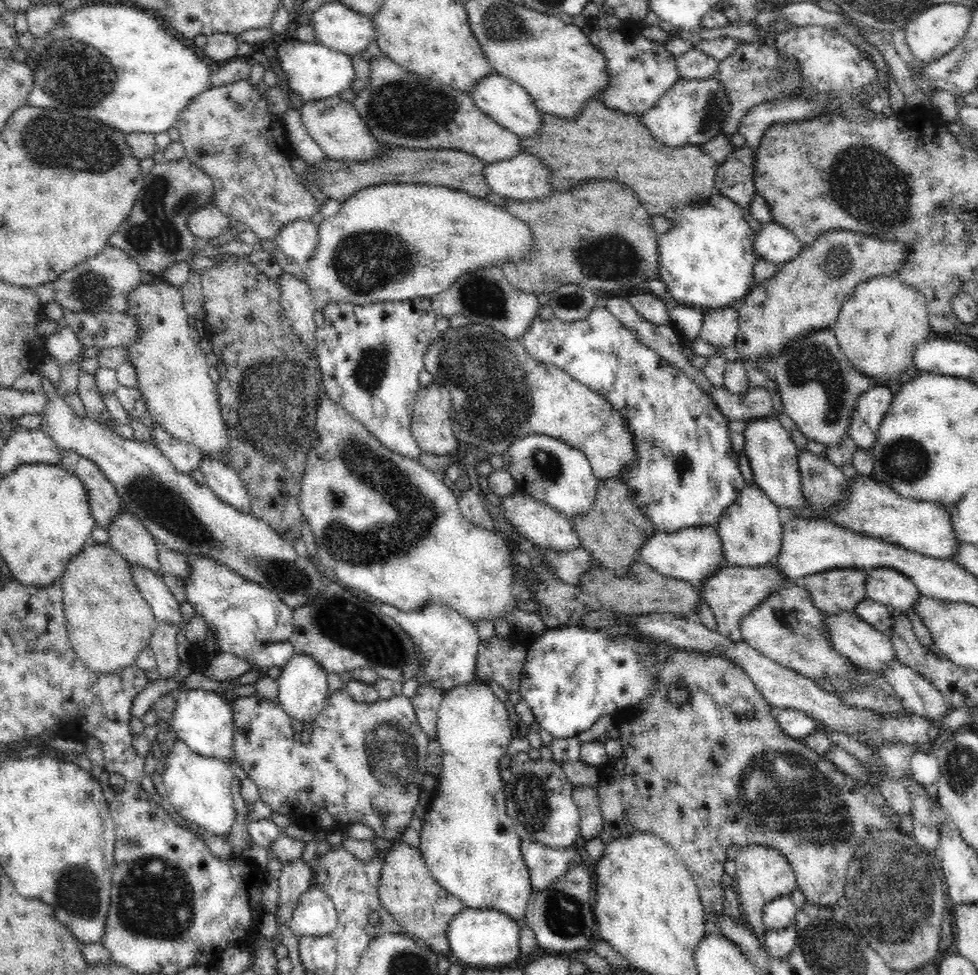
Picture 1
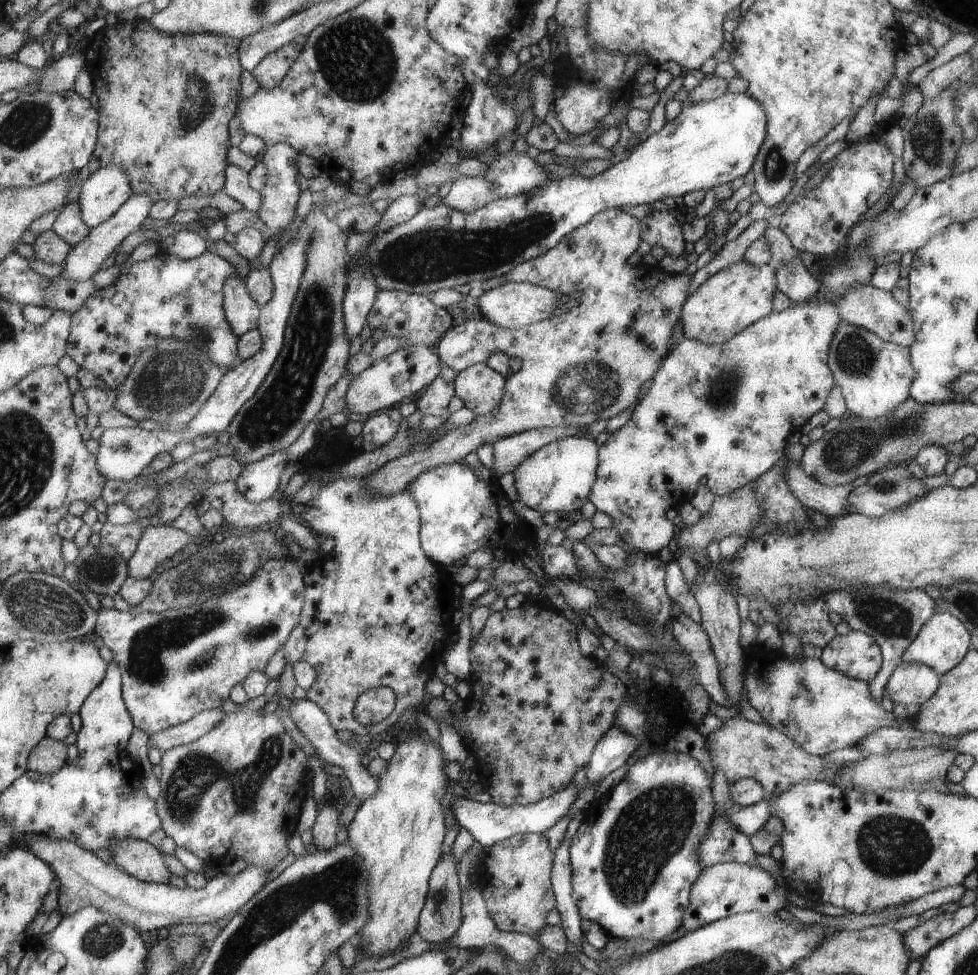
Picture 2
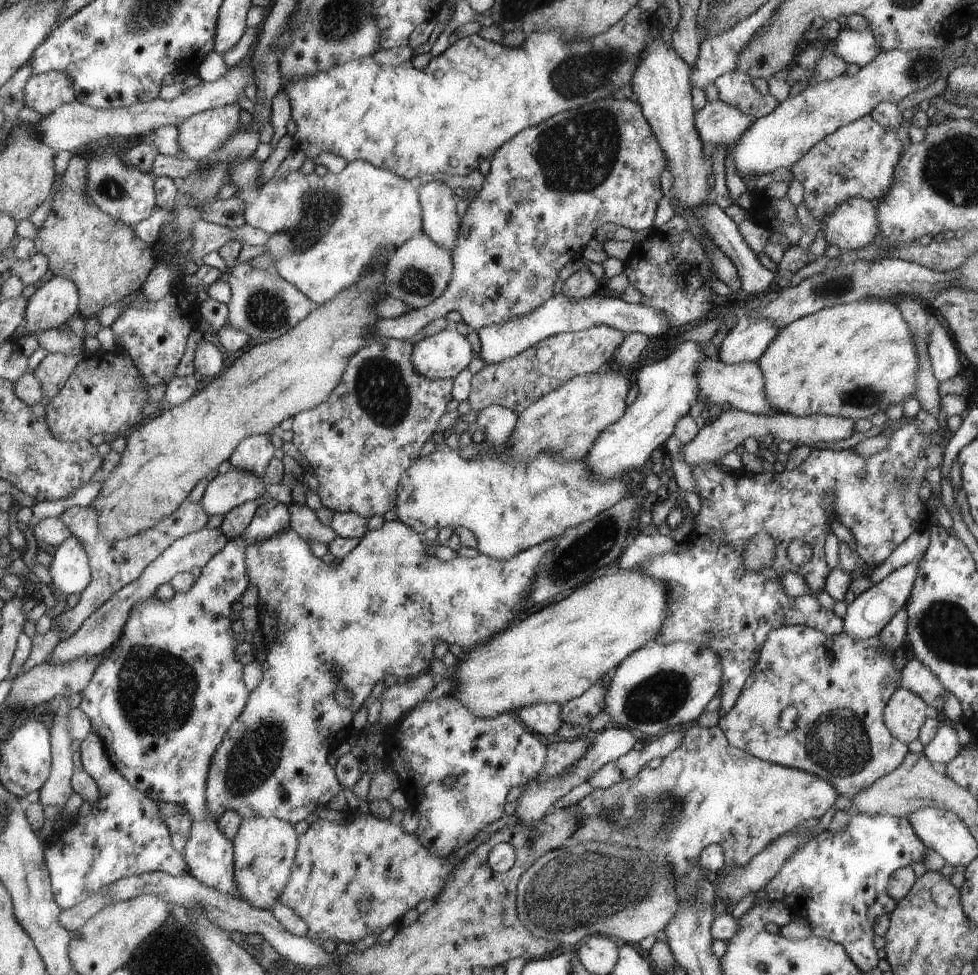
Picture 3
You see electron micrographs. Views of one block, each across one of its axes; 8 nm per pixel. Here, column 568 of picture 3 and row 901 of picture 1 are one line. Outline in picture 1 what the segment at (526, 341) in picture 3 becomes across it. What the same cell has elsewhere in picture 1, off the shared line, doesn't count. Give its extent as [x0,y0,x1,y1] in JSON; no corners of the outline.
[289,884,338,938]

